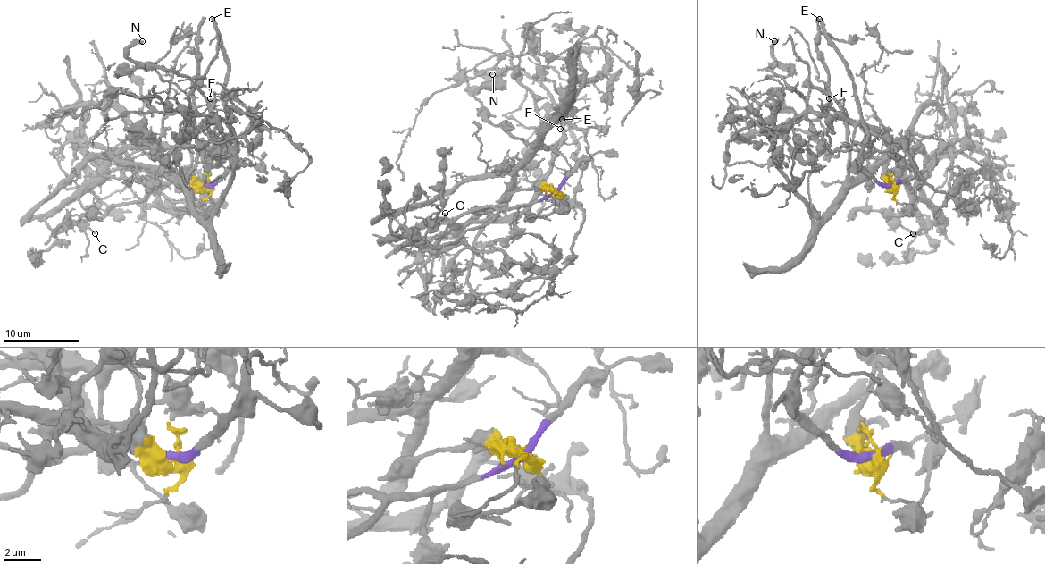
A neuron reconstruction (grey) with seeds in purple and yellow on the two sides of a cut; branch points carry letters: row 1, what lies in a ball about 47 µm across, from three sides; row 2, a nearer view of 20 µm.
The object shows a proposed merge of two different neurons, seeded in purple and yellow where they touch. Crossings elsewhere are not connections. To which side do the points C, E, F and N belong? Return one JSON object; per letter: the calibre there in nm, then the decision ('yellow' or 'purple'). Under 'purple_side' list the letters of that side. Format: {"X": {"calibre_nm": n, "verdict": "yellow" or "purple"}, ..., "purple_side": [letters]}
{"C": {"calibre_nm": 160, "verdict": "purple"}, "E": {"calibre_nm": 240, "verdict": "purple"}, "F": {"calibre_nm": 140, "verdict": "yellow"}, "N": {"calibre_nm": 360, "verdict": "yellow"}, "purple_side": ["C", "E"]}

